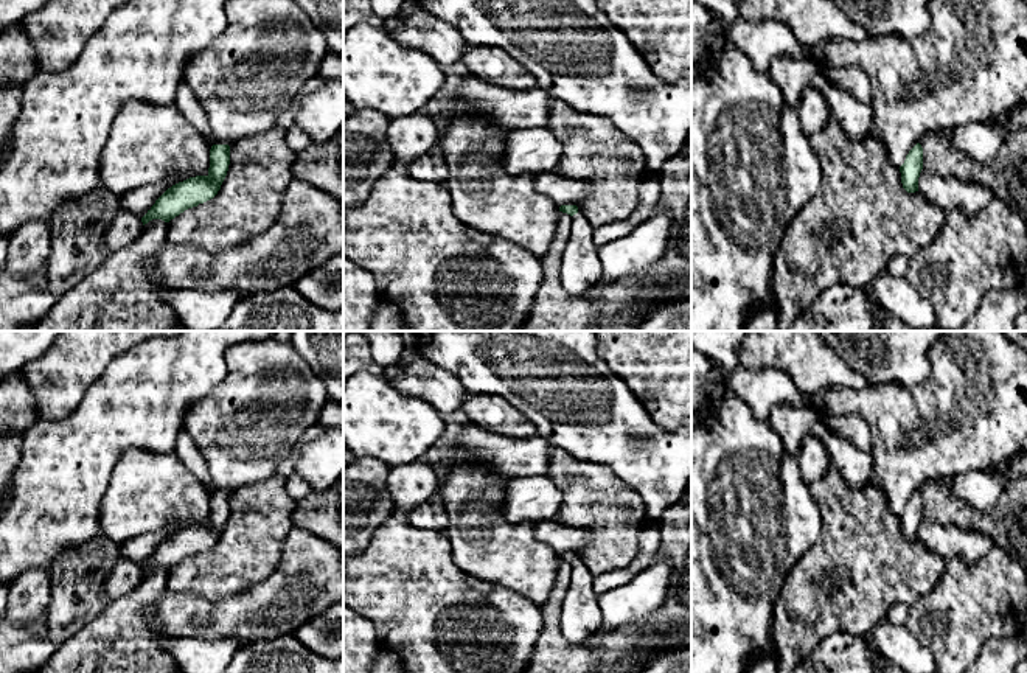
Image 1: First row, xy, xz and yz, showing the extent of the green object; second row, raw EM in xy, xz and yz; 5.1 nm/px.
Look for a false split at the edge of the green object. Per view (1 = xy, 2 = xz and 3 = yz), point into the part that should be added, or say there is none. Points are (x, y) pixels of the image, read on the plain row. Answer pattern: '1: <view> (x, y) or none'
1: none
2: none
3: none

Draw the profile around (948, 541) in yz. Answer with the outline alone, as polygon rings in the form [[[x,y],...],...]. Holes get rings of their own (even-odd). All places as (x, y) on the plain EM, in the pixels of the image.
[[[924,514],[918,525],[918,539],[946,563],[957,558],[970,566],[993,549],[993,541],[987,535],[977,530],[938,524]]]

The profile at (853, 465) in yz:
[[[820,423],[817,429],[828,451],[830,466],[837,469],[853,490],[873,483],[872,454],[862,452]]]

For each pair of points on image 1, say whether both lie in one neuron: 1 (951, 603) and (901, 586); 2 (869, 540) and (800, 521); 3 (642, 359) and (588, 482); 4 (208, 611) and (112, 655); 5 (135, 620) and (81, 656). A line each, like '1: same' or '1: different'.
1: different
2: different
3: different
4: different
5: same

